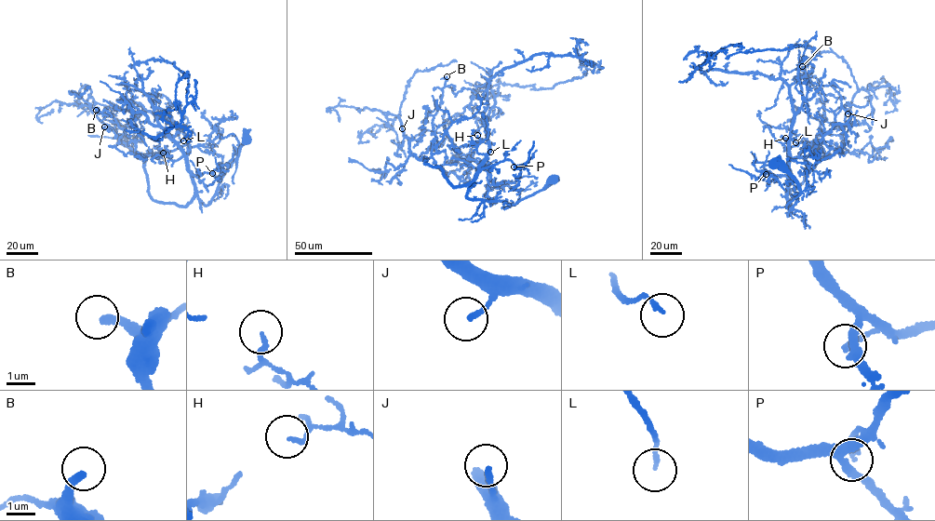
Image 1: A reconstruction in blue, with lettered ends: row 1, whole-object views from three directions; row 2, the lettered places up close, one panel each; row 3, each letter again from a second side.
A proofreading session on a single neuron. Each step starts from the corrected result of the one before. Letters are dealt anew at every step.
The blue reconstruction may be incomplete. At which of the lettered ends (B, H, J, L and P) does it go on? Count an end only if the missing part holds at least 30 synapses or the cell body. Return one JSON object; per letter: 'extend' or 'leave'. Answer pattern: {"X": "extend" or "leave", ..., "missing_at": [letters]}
{"B": "extend", "H": "leave", "J": "leave", "L": "leave", "P": "leave", "missing_at": ["B"]}

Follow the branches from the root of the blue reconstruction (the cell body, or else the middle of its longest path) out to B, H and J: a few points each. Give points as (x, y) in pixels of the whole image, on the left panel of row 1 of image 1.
B: (246, 140), (211, 202), (196, 193), (185, 206), (163, 203), (149, 193), (146, 155), (96, 110)
H: (246, 140), (211, 201), (205, 206), (198, 197), (185, 156), (173, 161), (168, 153), (163, 153)
J: (246, 140), (211, 202), (204, 205), (196, 193), (180, 206), (152, 199), (143, 159), (104, 126)

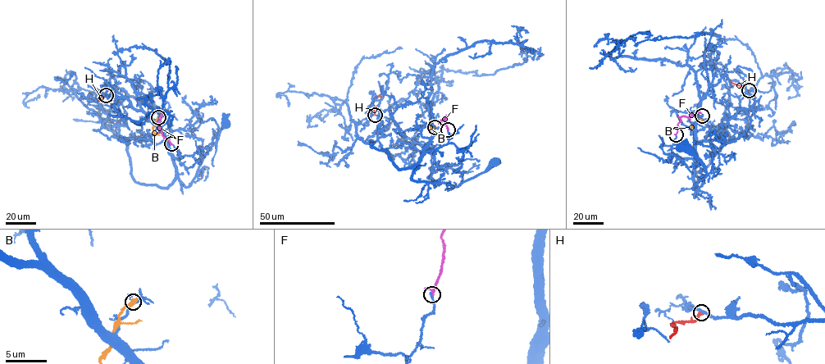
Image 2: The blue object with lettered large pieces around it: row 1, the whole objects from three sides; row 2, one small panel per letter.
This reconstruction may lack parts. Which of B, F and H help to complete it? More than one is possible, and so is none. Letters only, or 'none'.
none

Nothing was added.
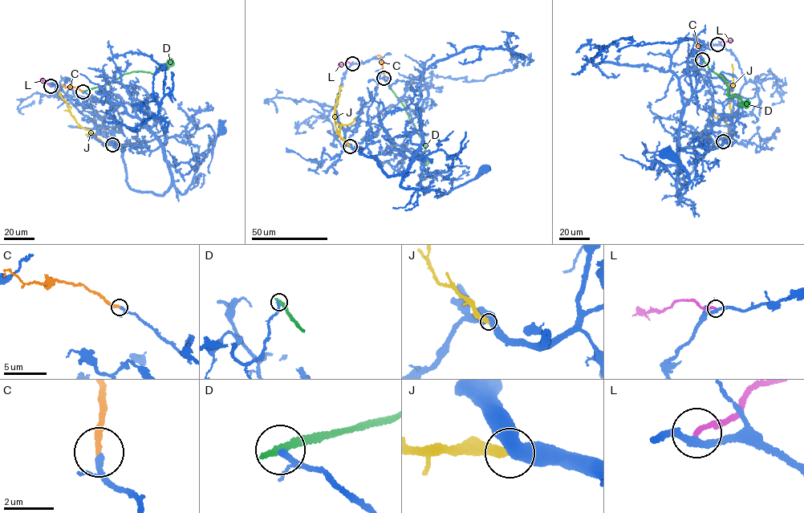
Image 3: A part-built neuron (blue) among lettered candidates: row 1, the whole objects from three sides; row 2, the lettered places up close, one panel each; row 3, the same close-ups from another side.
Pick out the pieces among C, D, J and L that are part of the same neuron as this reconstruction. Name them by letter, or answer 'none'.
C

